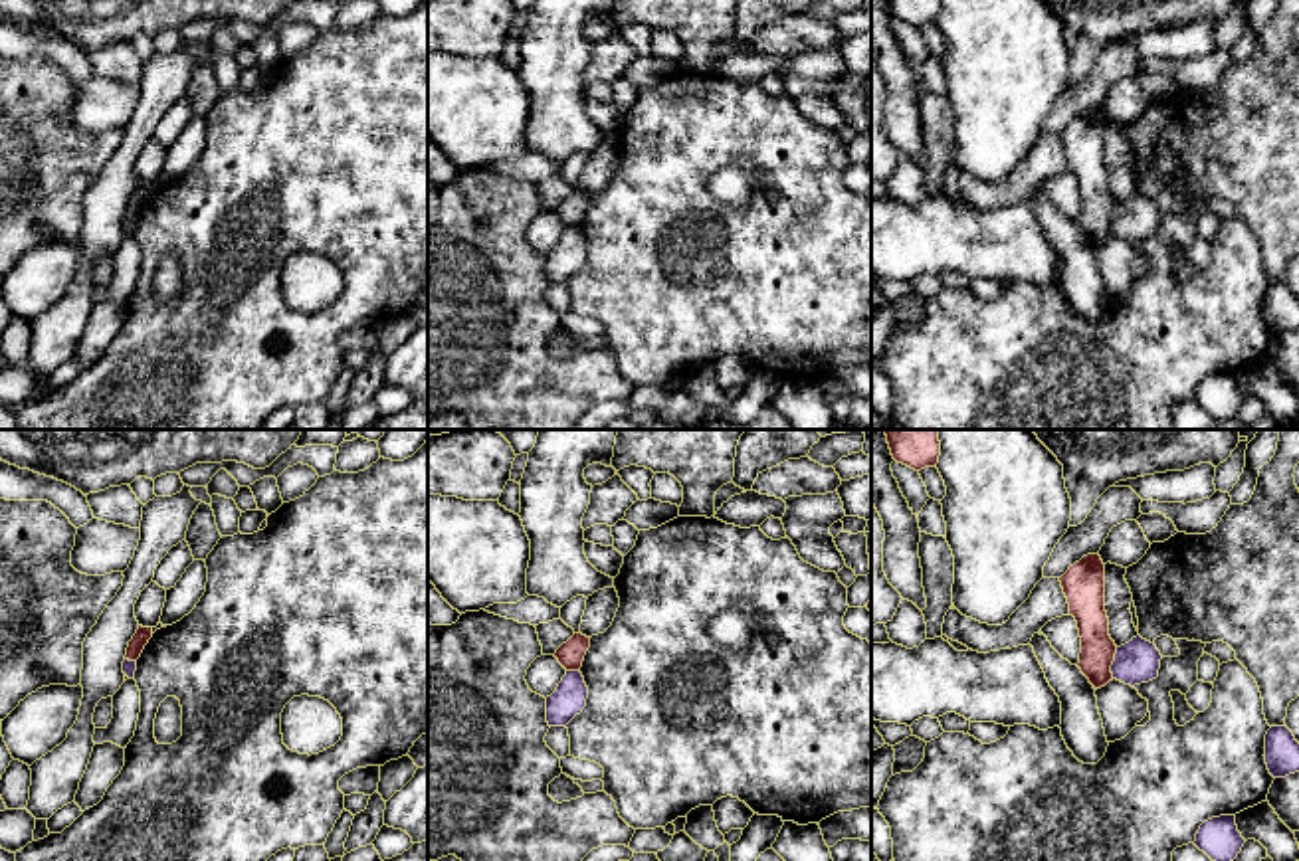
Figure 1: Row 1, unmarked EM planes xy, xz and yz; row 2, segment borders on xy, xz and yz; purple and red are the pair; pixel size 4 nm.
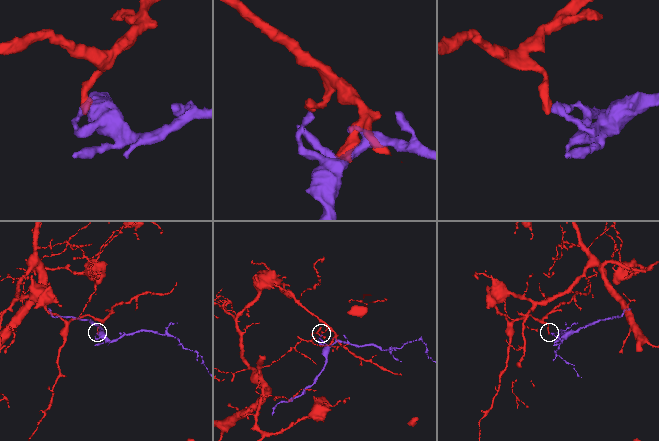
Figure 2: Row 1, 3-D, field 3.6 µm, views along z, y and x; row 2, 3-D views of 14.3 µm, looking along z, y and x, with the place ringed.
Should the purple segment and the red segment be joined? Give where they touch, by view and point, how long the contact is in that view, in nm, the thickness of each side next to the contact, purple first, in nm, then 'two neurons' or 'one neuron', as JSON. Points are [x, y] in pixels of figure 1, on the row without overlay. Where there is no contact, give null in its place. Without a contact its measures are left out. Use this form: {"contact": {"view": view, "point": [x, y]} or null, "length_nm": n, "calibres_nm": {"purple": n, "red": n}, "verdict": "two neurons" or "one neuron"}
{"contact": {"view": "yz", "point": [1113, 220]}, "length_nm": 130, "calibres_nm": {"purple": 180, "red": 140}, "verdict": "two neurons"}

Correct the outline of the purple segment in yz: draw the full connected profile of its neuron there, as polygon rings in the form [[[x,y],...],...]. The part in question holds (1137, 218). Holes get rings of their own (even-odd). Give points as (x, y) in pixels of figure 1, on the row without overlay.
[[[1133,194],[1129,200],[1117,204],[1115,218],[1111,222],[1113,236],[1125,241],[1141,241],[1158,234],[1160,208],[1154,200]]]

